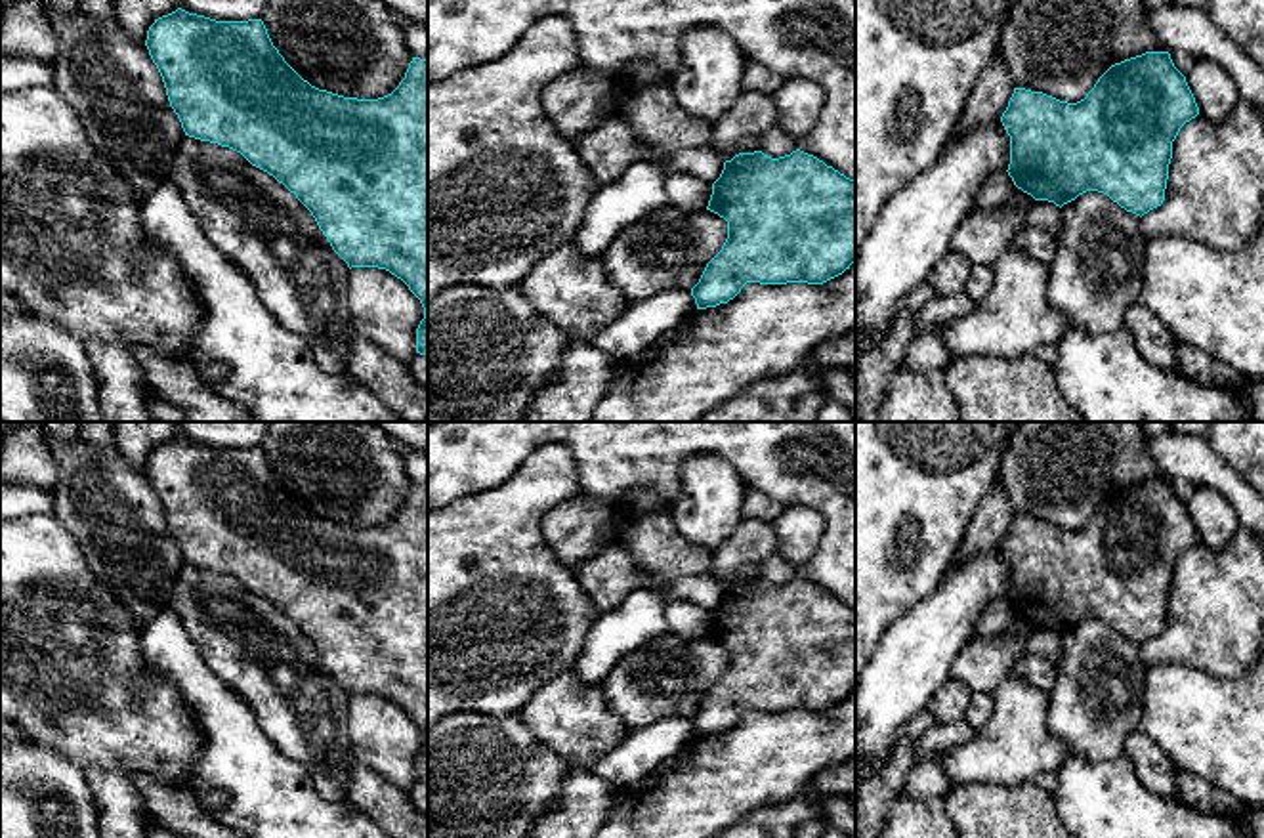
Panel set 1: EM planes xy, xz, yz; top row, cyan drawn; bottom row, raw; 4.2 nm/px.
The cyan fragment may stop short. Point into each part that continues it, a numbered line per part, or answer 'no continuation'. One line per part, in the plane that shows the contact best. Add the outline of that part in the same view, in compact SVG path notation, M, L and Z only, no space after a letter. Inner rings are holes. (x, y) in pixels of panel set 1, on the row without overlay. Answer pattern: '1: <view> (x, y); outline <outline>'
no continuation

